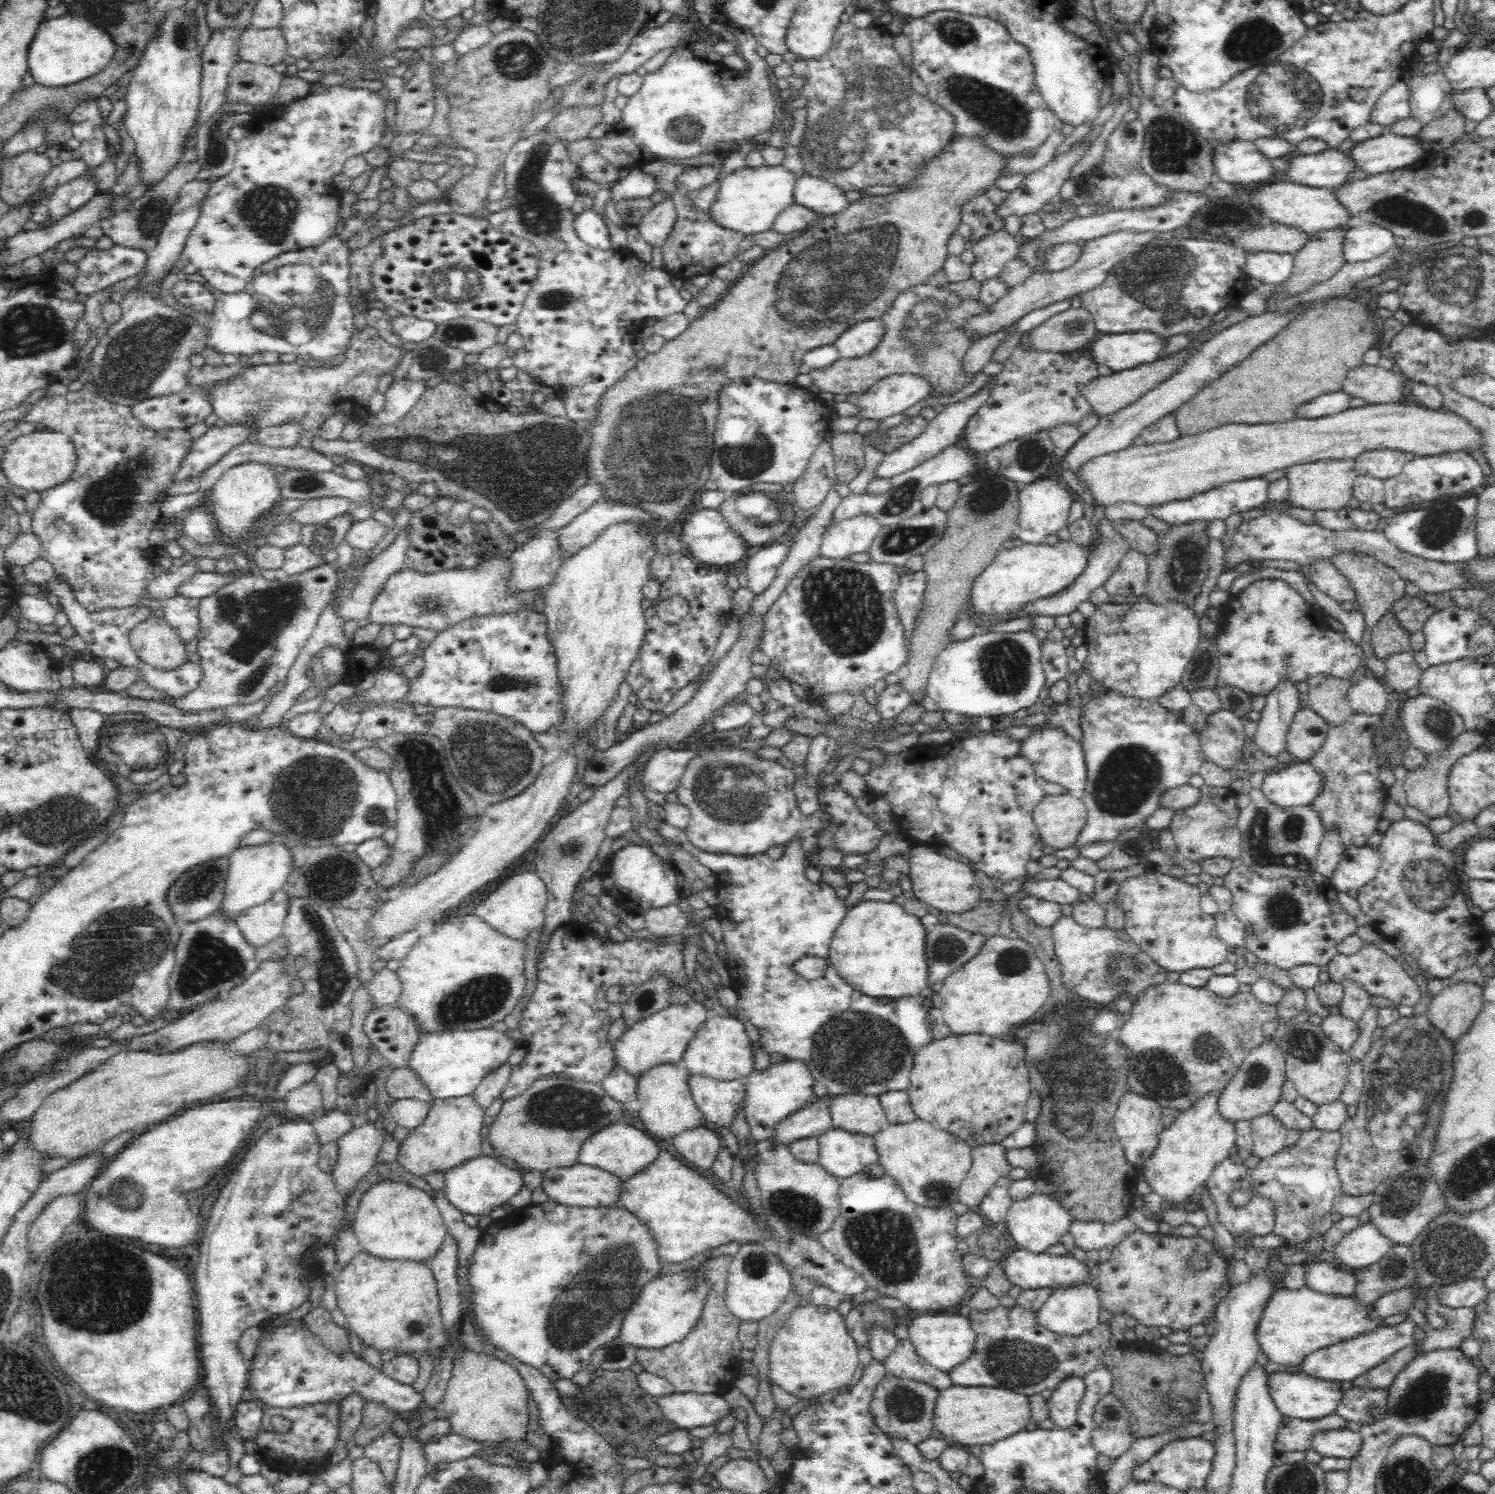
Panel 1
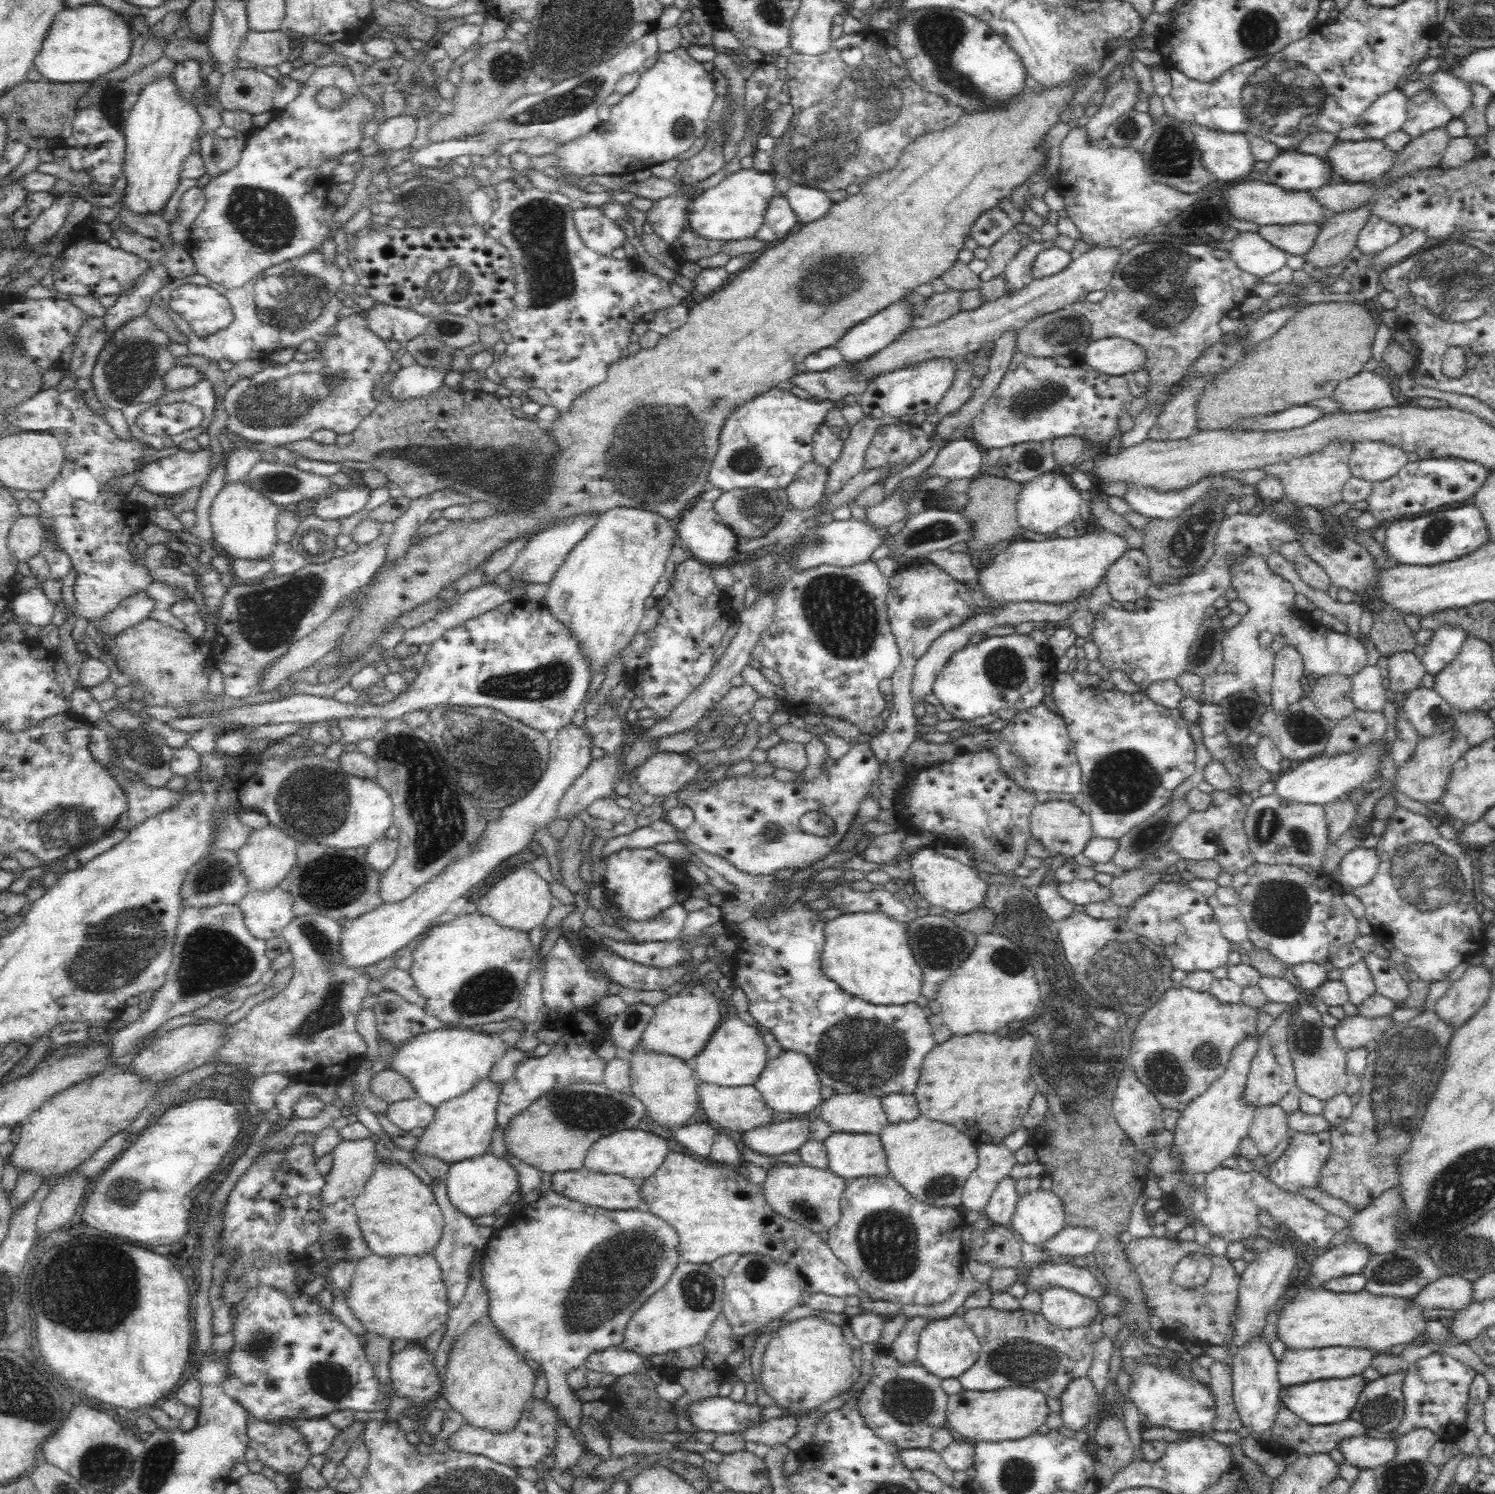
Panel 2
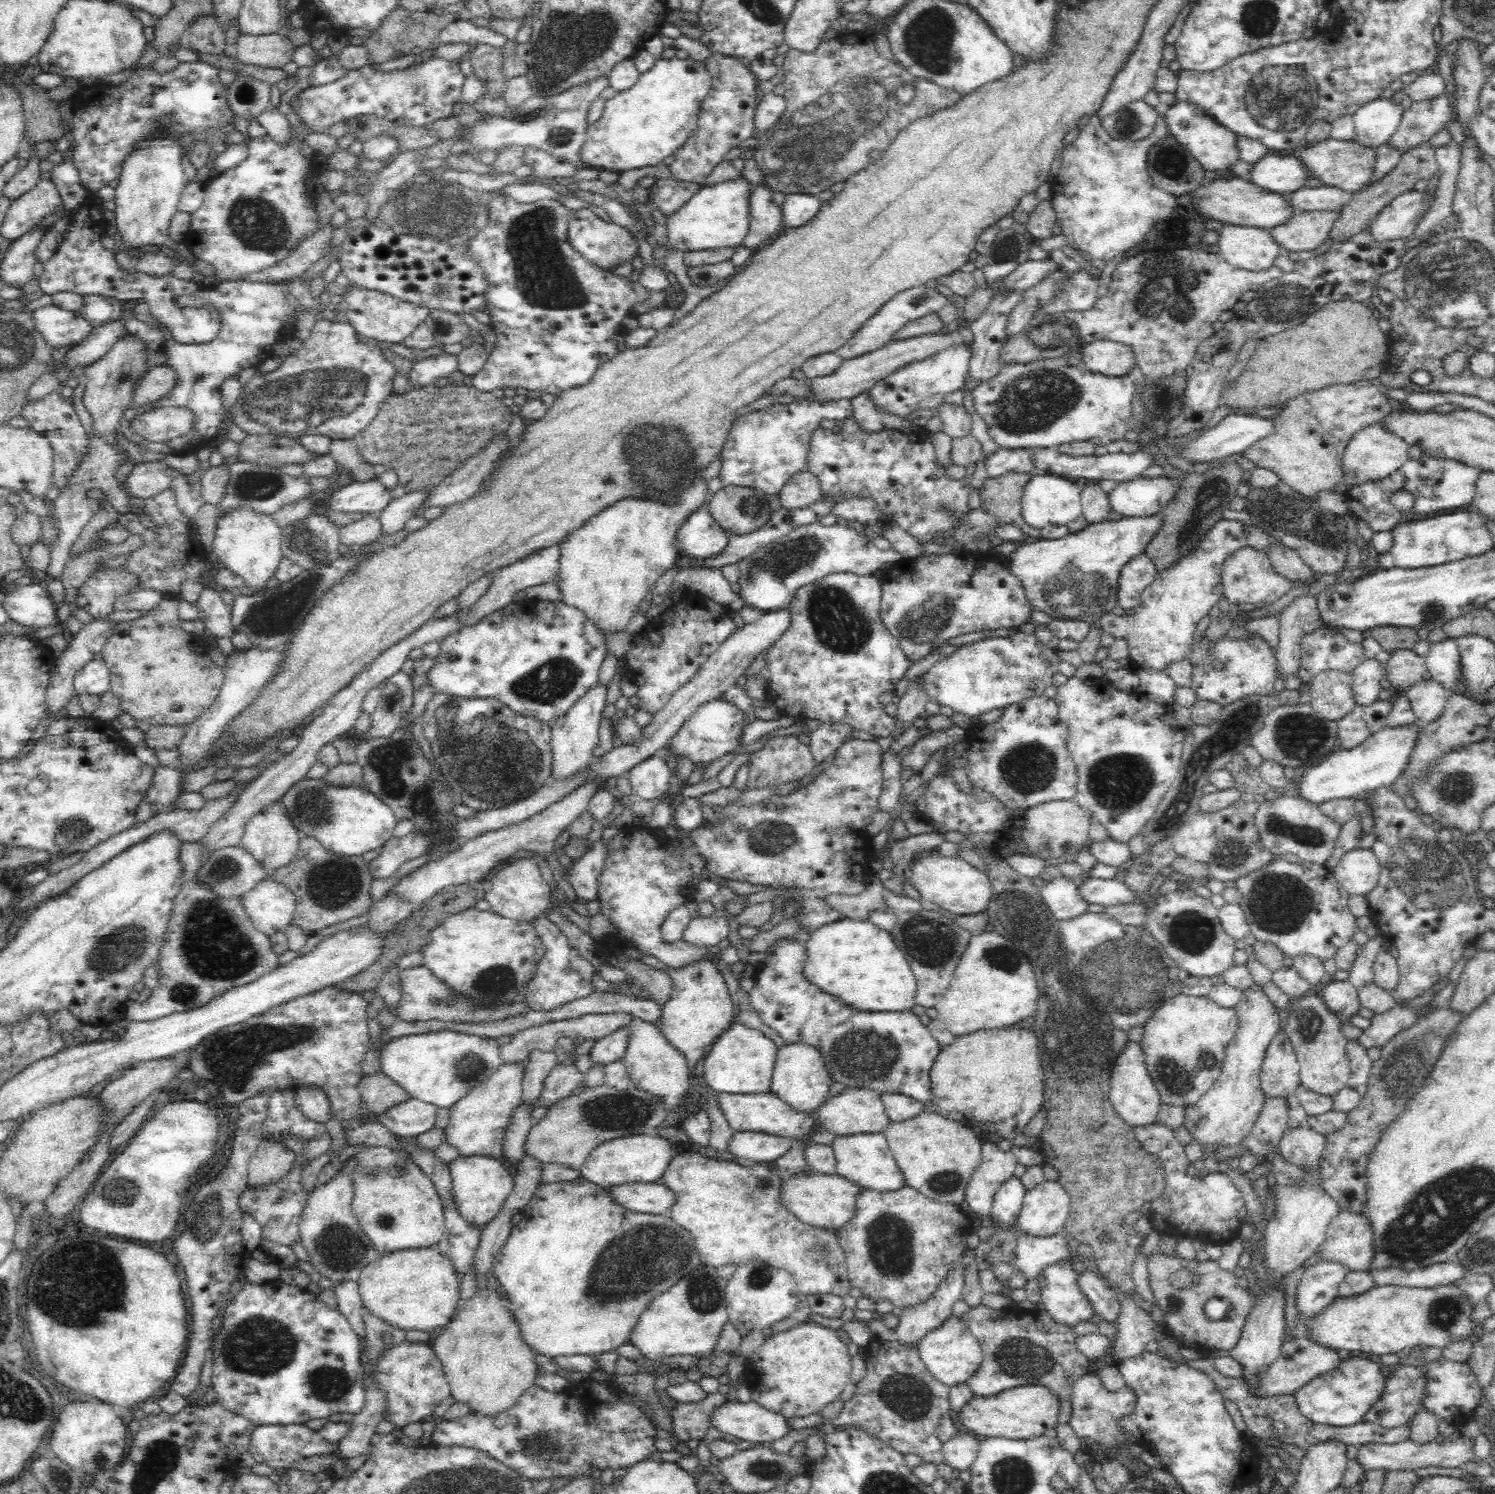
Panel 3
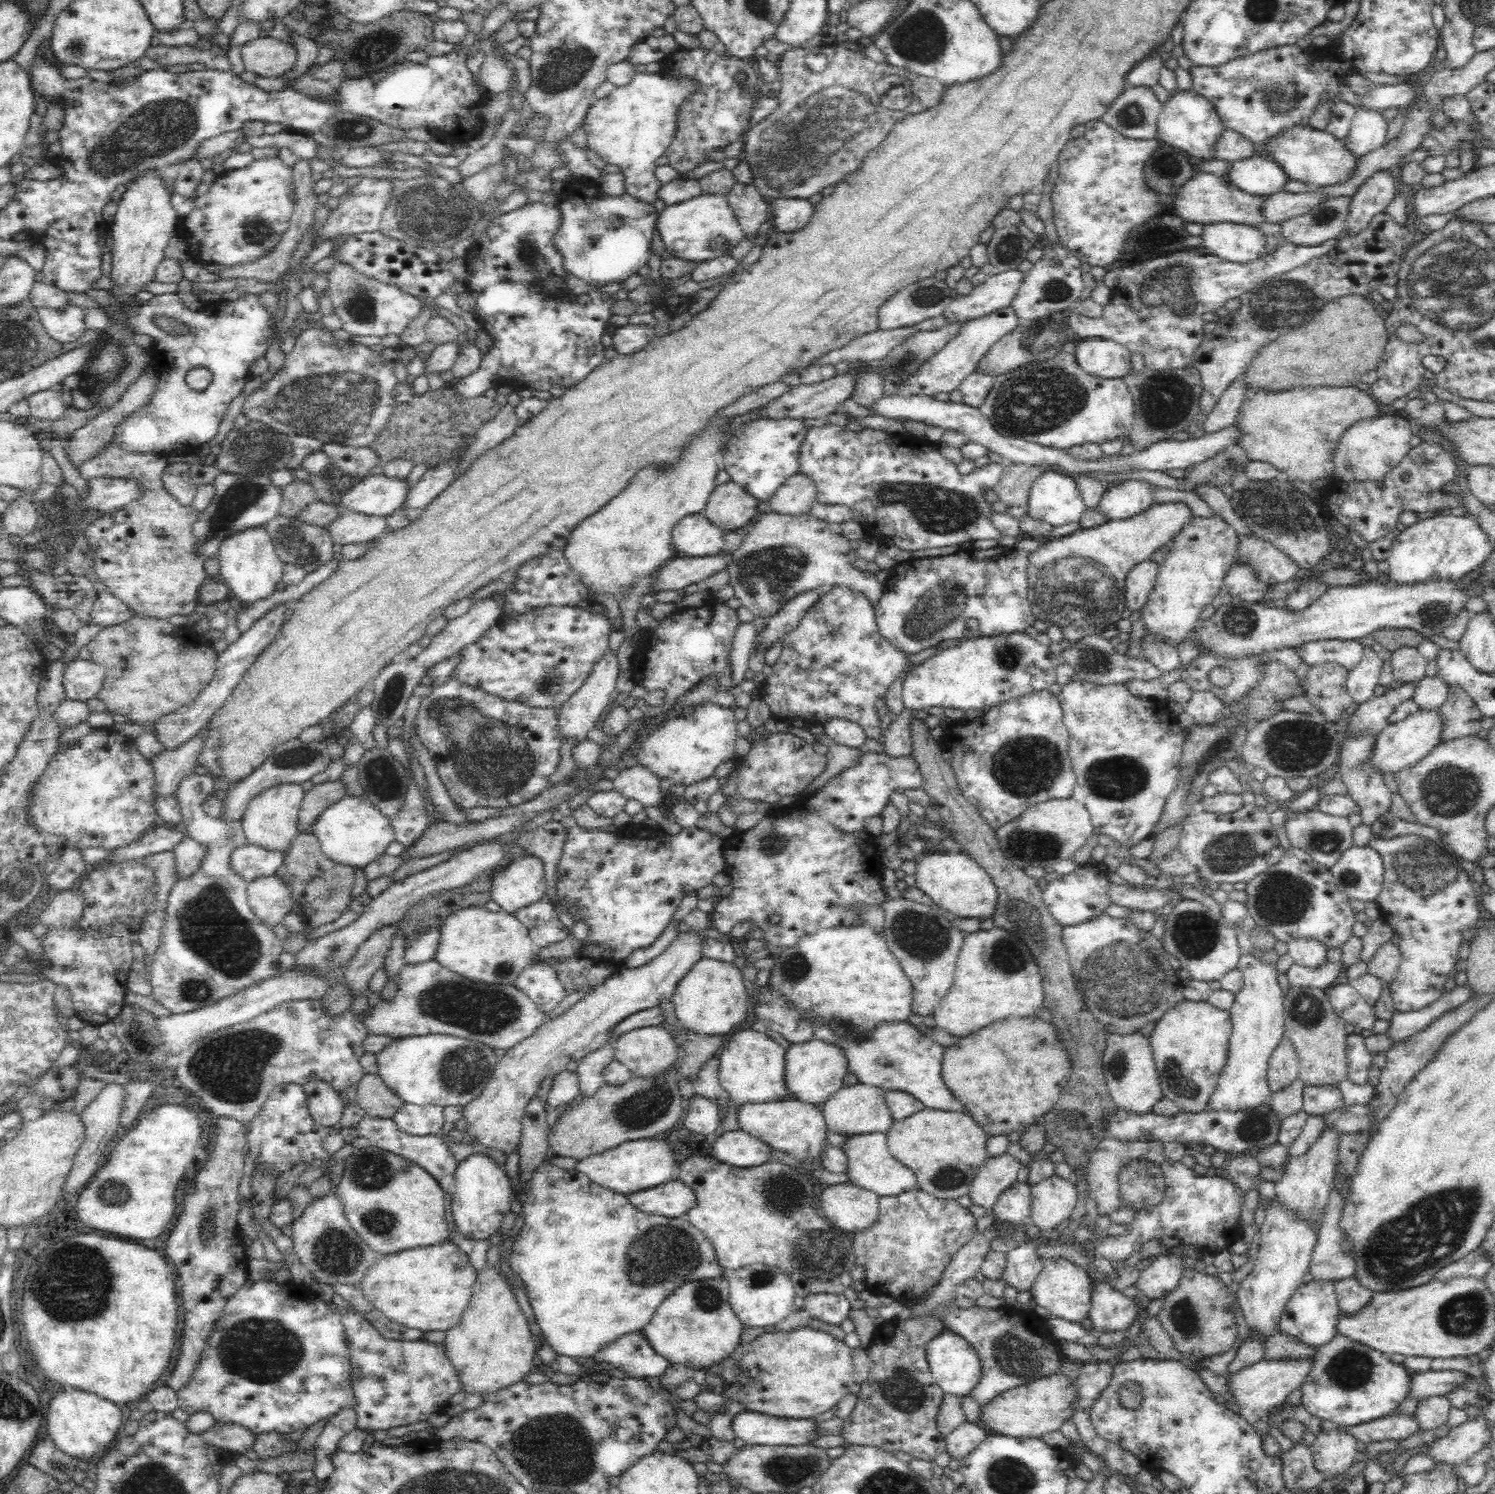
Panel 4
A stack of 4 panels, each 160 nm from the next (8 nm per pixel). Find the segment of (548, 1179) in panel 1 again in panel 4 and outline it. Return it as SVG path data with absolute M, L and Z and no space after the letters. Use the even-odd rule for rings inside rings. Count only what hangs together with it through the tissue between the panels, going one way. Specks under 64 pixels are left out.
M677 1180L646 1190L636 1190L626 1197L640 1211L670 1218L684 1215L696 1204L696 1195L692 1189Z

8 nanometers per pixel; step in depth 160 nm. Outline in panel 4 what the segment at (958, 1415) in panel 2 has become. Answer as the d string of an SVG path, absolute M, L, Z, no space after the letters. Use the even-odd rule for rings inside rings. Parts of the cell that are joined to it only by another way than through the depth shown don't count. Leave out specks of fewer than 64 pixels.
M1059 1370L1053 1375L1046 1376L1046 1378L1040 1378L1040 1380L1030 1382L1029 1384L1005 1390L996 1396L996 1398L992 1398L990 1402L980 1405L980 1422L986 1431L994 1432L998 1435L1014 1438L1042 1437L1047 1432L1059 1430L1064 1420L1072 1418L1075 1411L1070 1407L1070 1402L1072 1402L1074 1398L1077 1398L1076 1382L1070 1382Z

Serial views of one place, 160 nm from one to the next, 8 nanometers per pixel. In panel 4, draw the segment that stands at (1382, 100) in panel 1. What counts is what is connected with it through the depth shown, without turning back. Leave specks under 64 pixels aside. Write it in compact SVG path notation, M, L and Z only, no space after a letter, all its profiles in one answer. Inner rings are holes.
M1365 106L1358 107L1344 139L1346 147L1356 158L1381 148L1387 142L1389 123L1382 112Z

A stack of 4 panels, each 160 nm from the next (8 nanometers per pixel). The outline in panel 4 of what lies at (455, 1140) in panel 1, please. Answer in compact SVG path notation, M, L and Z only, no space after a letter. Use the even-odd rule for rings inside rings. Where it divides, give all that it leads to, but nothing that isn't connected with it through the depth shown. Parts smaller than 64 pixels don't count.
M694 909L684 921L689 931L680 932L679 937L660 956L638 968L620 966L562 1015L541 1024L532 1036L524 1038L499 1057L485 1088L477 1098L464 1106L459 1127L464 1135L467 1133L472 1137L472 1145L500 1151L506 1158L517 1151L526 1106L534 1098L544 1078L562 1072L568 1060L580 1060L584 1054L604 1046L604 1042L610 1041L612 1026L620 1020L638 1010L656 1006L664 998L671 998L680 978L702 958L700 942L703 938L694 932L708 928L708 913Z

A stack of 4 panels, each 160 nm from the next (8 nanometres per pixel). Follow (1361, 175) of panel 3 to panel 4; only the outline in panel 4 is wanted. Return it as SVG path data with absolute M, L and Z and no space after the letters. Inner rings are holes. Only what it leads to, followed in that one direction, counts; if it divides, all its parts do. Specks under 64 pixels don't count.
M1296 126L1284 129L1277 134L1272 142L1266 143L1266 154L1278 162L1284 169L1289 180L1304 182L1314 188L1336 186L1348 182L1354 176L1358 158L1348 150L1344 140L1335 138L1325 130L1318 130L1308 126Z

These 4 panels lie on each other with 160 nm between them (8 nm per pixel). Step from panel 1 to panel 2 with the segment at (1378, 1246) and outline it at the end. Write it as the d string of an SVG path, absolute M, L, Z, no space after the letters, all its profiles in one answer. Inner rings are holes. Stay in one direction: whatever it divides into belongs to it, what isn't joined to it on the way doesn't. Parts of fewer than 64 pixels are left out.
M1348 1239L1316 1258L1311 1266L1312 1274L1308 1276L1308 1284L1320 1287L1322 1282L1332 1278L1360 1273L1371 1256L1370 1249L1364 1243Z

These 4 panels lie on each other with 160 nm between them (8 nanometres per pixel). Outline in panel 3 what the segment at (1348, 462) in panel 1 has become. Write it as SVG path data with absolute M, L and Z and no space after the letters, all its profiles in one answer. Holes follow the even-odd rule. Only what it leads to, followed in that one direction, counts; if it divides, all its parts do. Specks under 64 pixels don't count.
M1366 379L1301 394L1278 407L1283 409L1273 419L1276 432L1242 453L1256 467L1272 470L1284 484L1312 499L1322 491L1334 492L1344 476L1342 456L1348 441L1360 430L1381 422L1395 404Z

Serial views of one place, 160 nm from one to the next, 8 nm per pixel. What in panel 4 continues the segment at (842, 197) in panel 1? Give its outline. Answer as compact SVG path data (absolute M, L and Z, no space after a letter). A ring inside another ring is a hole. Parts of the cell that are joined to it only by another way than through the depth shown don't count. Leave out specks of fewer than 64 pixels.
M806 198L771 199L770 204L774 229L781 233L801 230L808 225L814 212L814 204Z

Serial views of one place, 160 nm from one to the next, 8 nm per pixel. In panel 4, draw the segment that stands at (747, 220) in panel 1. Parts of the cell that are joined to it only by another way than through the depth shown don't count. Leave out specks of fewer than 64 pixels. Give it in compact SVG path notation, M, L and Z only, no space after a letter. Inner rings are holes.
M703 193L680 204L666 206L659 212L658 229L665 248L673 256L684 260L707 261L731 250L745 238L745 234L724 194Z

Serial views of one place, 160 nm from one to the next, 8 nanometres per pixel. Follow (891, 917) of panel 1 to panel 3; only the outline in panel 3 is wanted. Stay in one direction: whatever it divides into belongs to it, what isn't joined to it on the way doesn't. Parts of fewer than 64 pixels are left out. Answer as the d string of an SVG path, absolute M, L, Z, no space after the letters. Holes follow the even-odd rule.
M843 917L820 926L807 940L807 961L803 973L824 992L866 1012L910 1010L916 999L917 978L904 951L894 944L891 931L882 930L870 919Z

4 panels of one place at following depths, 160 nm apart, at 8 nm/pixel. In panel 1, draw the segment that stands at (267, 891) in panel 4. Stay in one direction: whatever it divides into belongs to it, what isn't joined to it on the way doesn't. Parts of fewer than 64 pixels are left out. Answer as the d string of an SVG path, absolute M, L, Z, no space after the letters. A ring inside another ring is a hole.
M282 888L277 890L268 902L252 906L252 909L235 918L242 937L249 945L258 948L283 935L289 898Z

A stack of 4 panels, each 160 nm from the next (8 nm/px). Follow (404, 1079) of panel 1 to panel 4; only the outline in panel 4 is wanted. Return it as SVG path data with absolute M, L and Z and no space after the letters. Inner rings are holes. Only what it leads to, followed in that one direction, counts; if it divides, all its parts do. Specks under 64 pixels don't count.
M378 1073L365 1074L355 1085L351 1096L366 1115L374 1118L392 1119L404 1104Z

